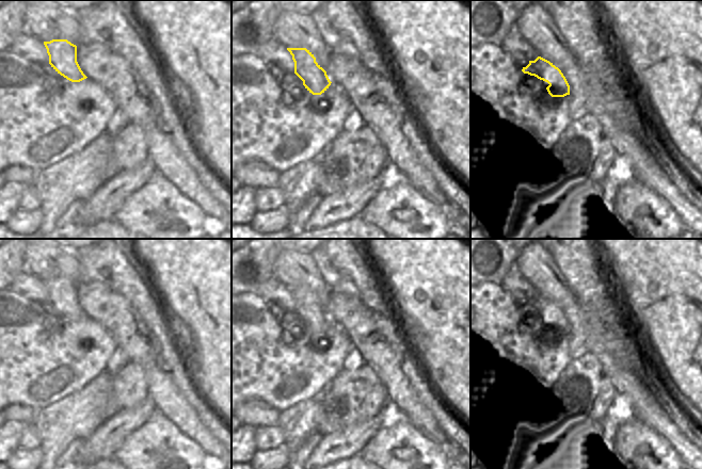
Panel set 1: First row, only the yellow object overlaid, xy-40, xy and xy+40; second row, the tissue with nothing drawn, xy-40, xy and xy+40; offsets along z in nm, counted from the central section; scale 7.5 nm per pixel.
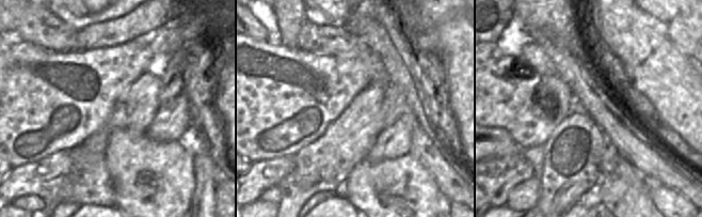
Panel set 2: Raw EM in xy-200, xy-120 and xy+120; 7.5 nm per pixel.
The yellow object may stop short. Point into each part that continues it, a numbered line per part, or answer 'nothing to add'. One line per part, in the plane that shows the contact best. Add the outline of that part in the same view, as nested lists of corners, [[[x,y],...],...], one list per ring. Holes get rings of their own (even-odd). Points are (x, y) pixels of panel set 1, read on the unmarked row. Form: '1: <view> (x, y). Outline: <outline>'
1: xy+40 (539, 322). Outline: [[[537,319],[535,320],[535,324],[536,324],[536,327],[539,328],[539,327],[546,327],[549,323],[543,319]]]

